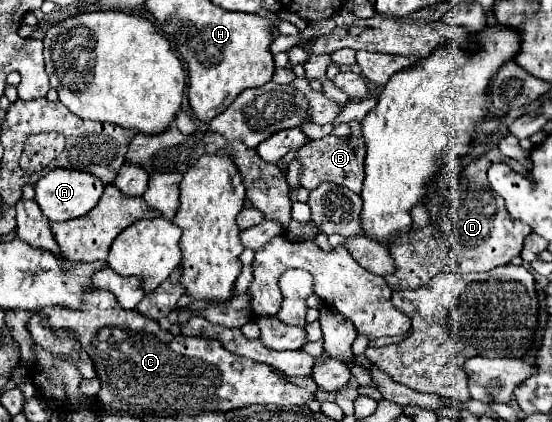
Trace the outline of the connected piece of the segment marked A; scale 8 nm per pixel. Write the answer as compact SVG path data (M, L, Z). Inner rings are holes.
M56 167L52 169L48 175L44 175L38 183L36 183L36 203L40 205L42 213L50 219L50 221L68 221L68 219L76 219L86 215L90 209L96 207L96 203L102 197L104 191L104 183L90 175L90 173L82 173L82 171L74 171L74 169L62 169Z

